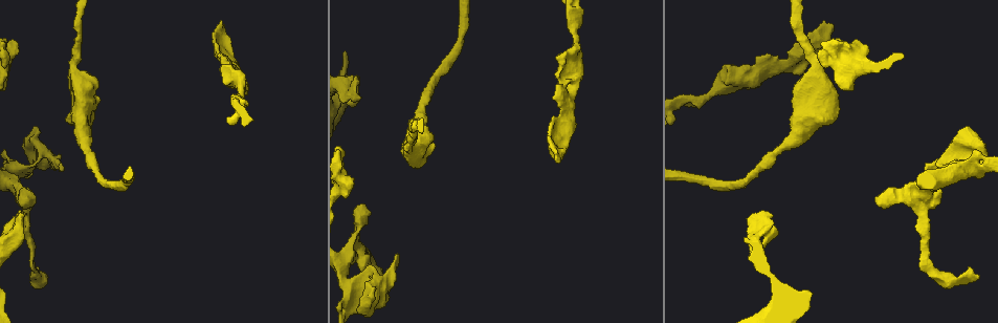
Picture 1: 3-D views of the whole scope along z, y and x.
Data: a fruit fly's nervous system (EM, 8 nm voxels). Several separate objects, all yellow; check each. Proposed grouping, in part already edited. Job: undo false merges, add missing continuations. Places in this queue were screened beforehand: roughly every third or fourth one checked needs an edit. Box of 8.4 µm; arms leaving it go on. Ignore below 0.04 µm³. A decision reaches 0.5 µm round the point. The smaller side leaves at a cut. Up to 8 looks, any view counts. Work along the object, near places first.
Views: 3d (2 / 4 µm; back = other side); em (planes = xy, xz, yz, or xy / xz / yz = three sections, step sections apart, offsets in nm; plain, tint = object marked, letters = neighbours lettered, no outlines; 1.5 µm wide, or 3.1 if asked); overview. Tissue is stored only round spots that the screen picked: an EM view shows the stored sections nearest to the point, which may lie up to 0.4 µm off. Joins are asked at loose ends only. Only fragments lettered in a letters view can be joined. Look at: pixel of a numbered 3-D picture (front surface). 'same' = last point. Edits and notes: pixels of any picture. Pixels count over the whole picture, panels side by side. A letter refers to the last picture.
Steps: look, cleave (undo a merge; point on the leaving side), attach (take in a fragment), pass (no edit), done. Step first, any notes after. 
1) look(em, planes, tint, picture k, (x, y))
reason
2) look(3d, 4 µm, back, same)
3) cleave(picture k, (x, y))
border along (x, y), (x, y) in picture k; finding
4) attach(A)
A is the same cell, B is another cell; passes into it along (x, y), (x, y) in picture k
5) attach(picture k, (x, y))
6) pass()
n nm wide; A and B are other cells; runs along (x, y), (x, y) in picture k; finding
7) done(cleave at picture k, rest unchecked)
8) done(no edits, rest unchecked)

look(3d, 4 µm, picture 1, (358, 80))
free end

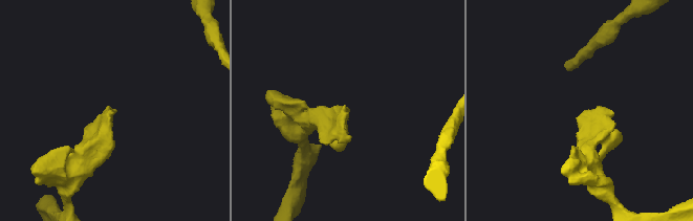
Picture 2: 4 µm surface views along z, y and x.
look(em, xz, step 8, letters, picture 2, (584, 110))

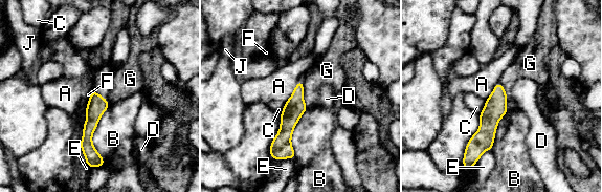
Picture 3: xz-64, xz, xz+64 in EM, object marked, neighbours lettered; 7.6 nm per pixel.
look(em, planes, letters, same)

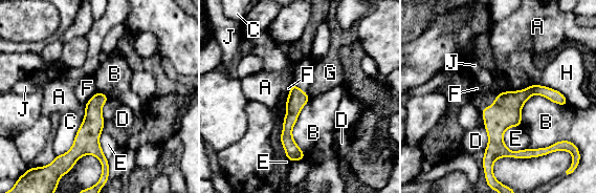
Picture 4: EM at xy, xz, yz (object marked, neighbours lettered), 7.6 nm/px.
pass()
B touches over 420 nm; A, B, C, D, E, F, G, H and J are other cells; runs along (563, 99), (524, 94), (489, 155) in picture 4; none of them fits

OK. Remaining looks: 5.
look(em, planes, letters, picture 1, (90, 158))
calibre changes

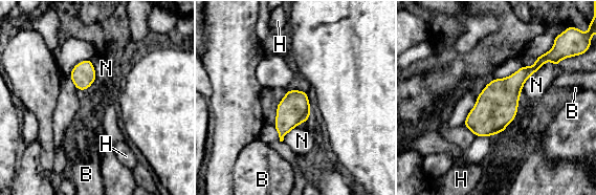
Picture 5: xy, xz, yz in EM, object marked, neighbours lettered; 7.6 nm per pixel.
pass()
B, H and N are other cells; border along (557, 66), (547, 61), (521, 92) in picture 5; all the same neuron

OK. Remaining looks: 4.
look(em, xz, step 8, tint, picture 1, (958, 169))

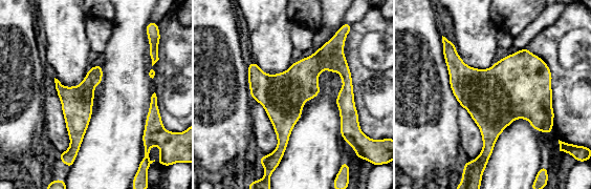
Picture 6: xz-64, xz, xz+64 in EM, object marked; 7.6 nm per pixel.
look(em, planes, tint, same)

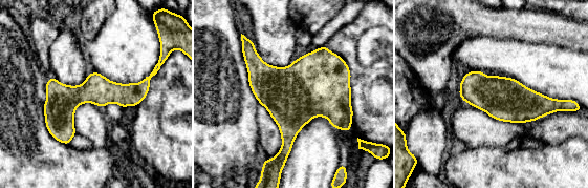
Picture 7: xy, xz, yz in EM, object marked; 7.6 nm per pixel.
look(em, planes, letters, same)
what lies round it

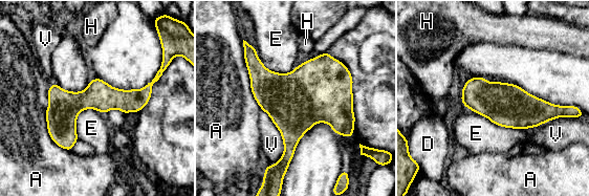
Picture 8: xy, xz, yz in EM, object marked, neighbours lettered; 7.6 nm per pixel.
pass()
A, D, E, H and V are other cells; border along (461, 102), (497, 125), (524, 130) in picture 8; continuous, no second neuron

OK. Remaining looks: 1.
done(no edits, rest unchecked)

